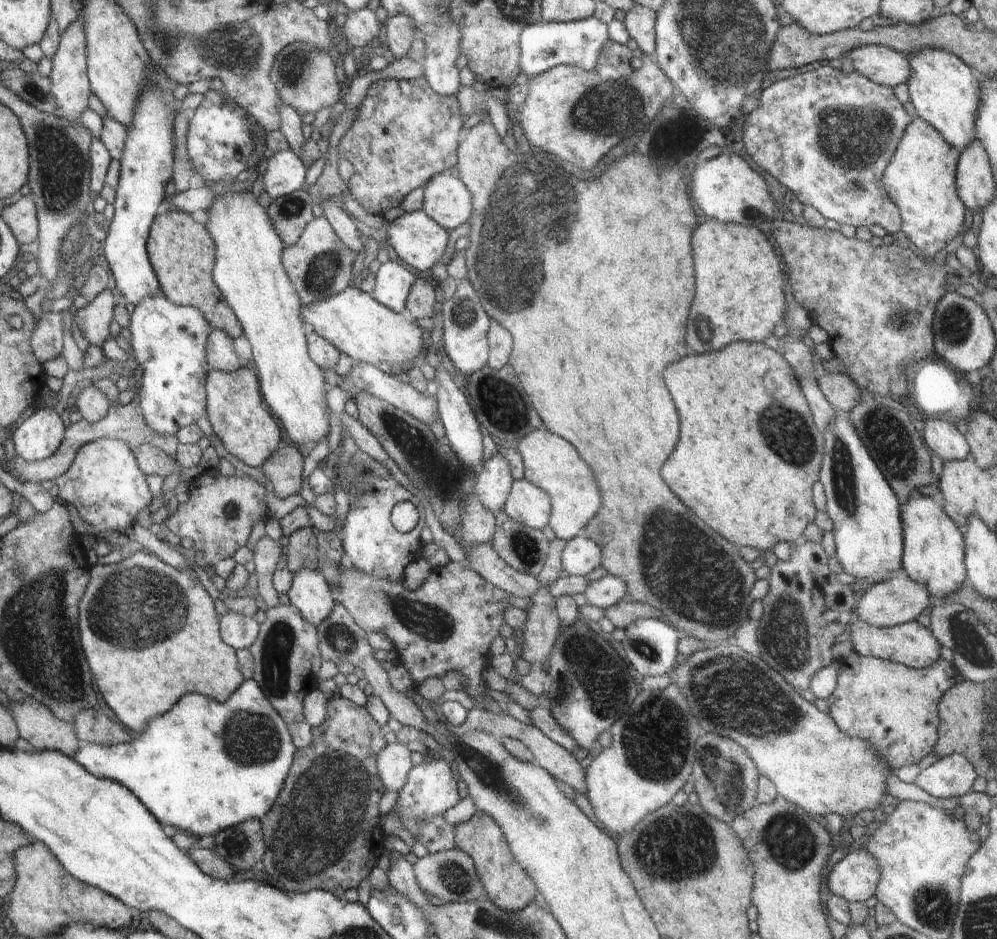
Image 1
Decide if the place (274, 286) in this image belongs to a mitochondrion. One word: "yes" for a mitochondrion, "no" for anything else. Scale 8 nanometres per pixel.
no

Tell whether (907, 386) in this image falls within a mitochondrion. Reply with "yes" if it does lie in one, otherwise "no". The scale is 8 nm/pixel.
no

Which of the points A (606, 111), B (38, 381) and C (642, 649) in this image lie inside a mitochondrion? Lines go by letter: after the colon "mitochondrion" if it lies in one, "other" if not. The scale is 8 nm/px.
A: mitochondrion
B: other
C: mitochondrion

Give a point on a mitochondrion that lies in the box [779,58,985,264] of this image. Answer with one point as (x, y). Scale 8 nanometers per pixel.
(860, 134)

